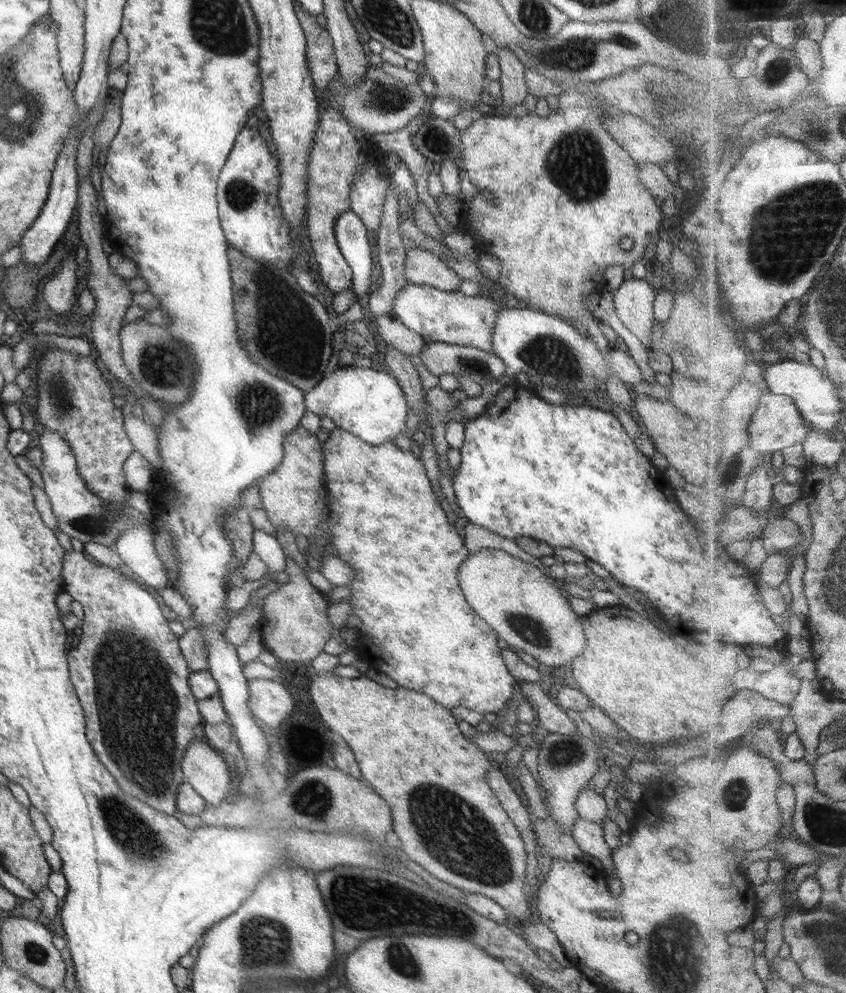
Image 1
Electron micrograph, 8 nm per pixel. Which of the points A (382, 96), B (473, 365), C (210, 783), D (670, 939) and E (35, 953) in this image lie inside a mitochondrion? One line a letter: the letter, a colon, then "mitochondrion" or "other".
A: mitochondrion
B: mitochondrion
C: other
D: mitochondrion
E: mitochondrion

